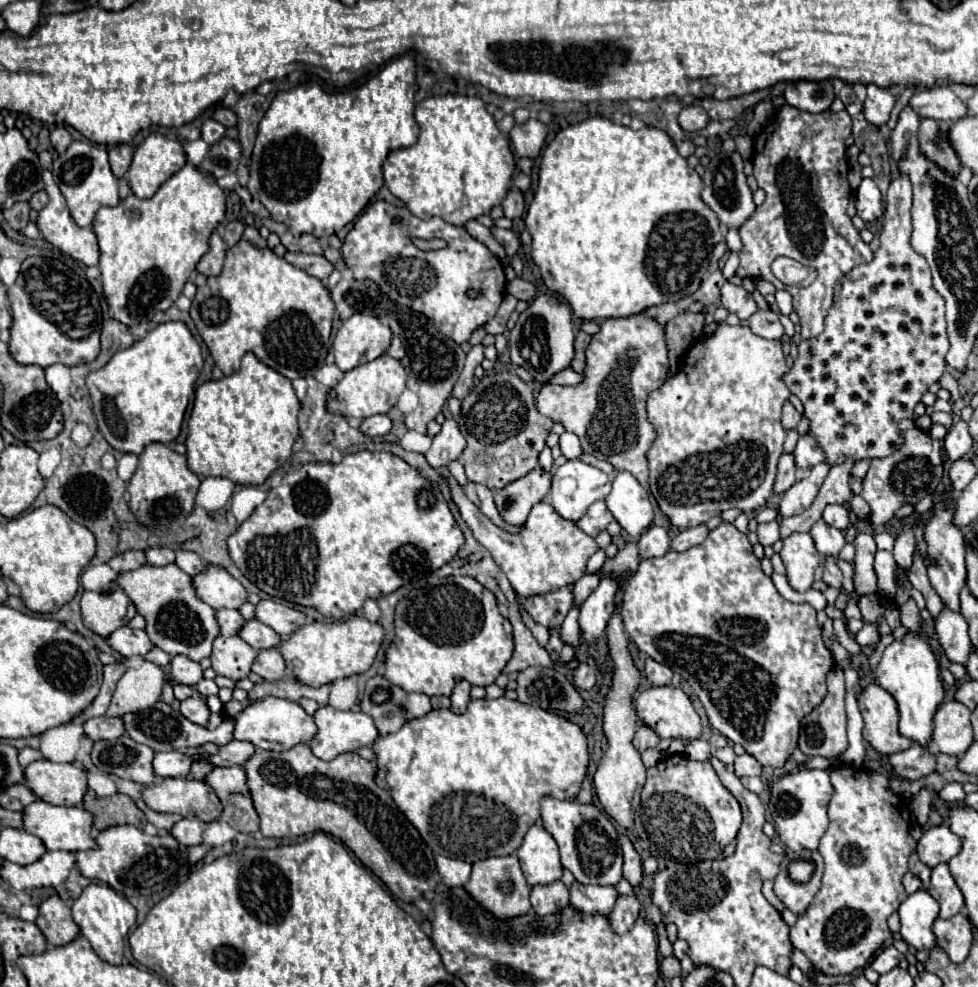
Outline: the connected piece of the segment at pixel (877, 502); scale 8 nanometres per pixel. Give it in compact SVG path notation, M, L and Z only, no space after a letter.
M920 428L904 430L900 436L902 436L902 446L886 458L874 458L870 462L870 468L864 478L864 488L862 488L860 496L870 506L872 524L886 524L892 520L894 512L900 506L918 504L926 494L936 492L936 488L942 480L942 474L944 474L942 444L938 440L930 438Z

